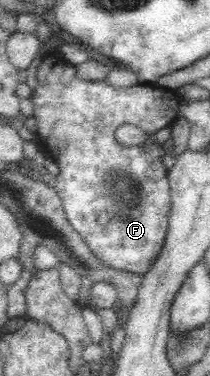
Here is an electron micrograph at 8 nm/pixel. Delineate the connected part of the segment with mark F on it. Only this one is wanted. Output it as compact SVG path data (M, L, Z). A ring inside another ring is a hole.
M58 53L45 54L37 68L37 86L35 90L31 92L31 102L33 103L33 120L31 121L31 128L38 135L41 141L42 147L48 150L53 155L56 163L58 164L58 173L56 176L55 192L61 197L61 201L64 207L66 218L68 219L71 226L75 230L81 233L81 237L87 241L87 245L99 260L103 263L113 267L117 270L124 270L125 272L133 272L140 276L147 274L151 270L151 266L157 262L161 250L163 250L165 244L165 238L167 238L167 230L169 228L169 216L172 208L171 203L171 185L169 185L169 170L165 168L163 162L163 156L165 156L165 148L162 148L163 143L156 142L156 140L145 140L141 146L129 146L125 147L119 144L115 139L115 132L119 129L119 126L123 126L125 123L129 123L138 127L145 133L145 135L155 135L159 130L167 128L173 121L175 121L179 115L182 99L175 92L175 90L162 89L159 86L153 86L150 84L138 84L131 86L130 88L114 88L107 84L107 81L83 81L77 79L77 71L75 66L70 62L66 61ZM99 214L110 214L111 218L101 224L99 222Z

